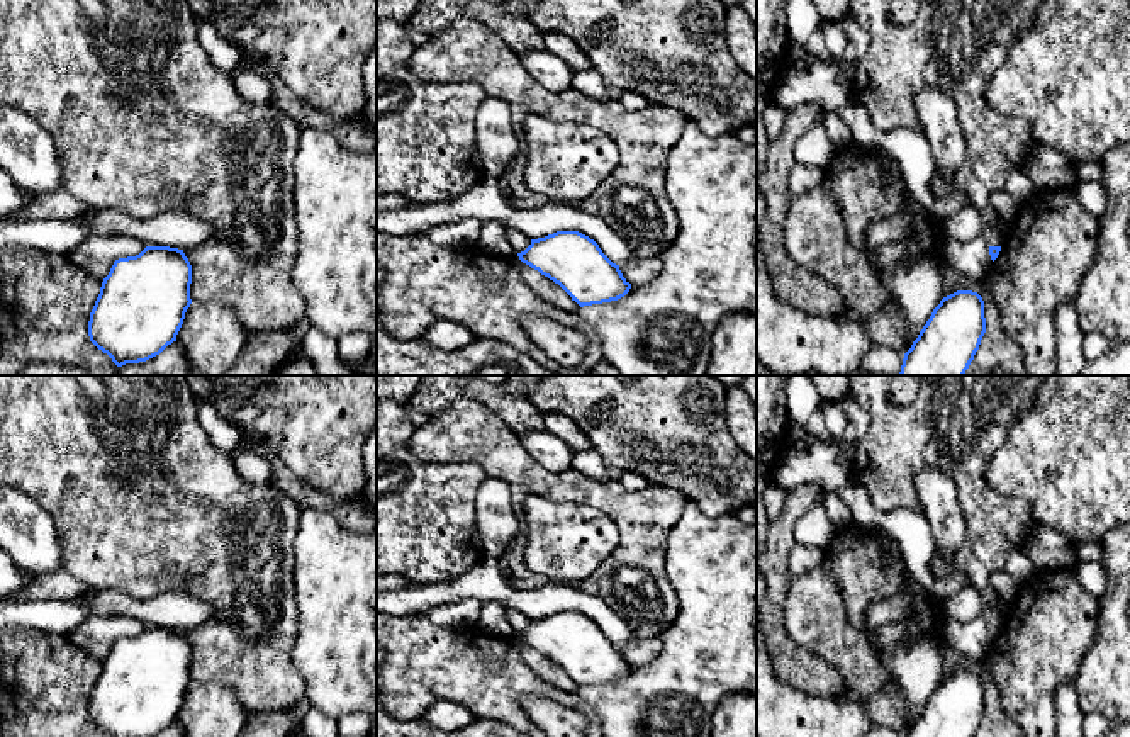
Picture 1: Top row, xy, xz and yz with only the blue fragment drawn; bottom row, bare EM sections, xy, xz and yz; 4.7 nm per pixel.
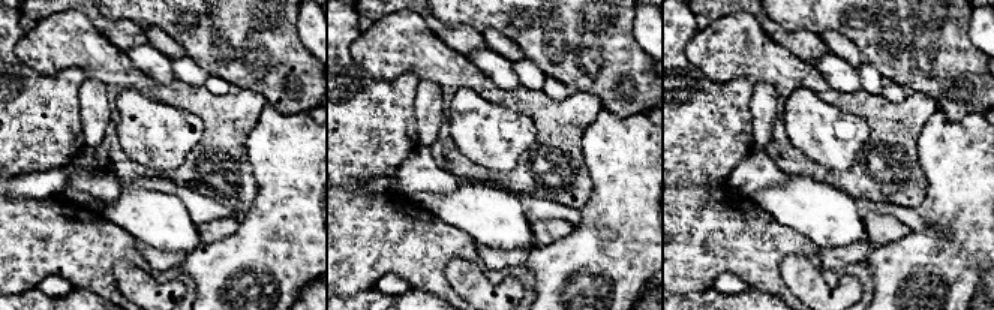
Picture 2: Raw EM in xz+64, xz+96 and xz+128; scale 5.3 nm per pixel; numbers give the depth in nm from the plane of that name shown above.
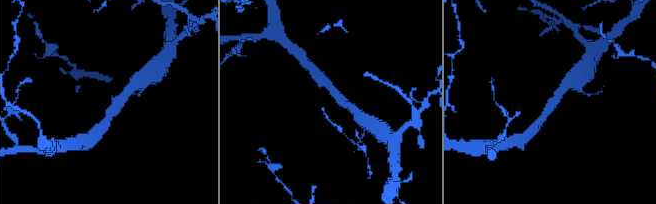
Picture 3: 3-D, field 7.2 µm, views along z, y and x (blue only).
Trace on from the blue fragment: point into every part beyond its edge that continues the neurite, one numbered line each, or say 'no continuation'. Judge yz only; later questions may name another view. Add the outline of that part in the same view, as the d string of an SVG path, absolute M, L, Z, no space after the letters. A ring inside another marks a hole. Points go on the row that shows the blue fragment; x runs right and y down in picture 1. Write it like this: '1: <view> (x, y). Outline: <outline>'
1: yz (993, 235). Outline: M984 226L982 236L987 241L987 246L1001 246L1004 241L1004 234L994 226Z

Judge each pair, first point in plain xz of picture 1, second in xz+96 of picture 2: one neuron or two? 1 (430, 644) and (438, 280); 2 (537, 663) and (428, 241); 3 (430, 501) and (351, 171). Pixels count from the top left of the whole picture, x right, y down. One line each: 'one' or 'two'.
1: one
2: two
3: one

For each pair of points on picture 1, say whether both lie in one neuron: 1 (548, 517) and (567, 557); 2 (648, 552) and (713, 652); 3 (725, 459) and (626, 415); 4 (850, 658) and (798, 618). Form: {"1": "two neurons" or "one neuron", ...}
{"1": "one neuron", "2": "two neurons", "3": "one neuron", "4": "one neuron"}

